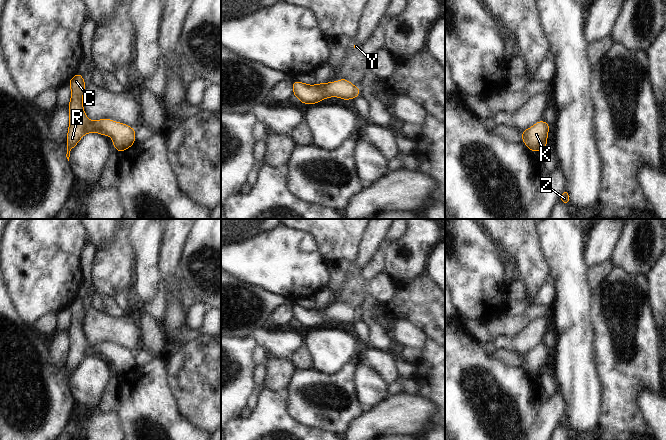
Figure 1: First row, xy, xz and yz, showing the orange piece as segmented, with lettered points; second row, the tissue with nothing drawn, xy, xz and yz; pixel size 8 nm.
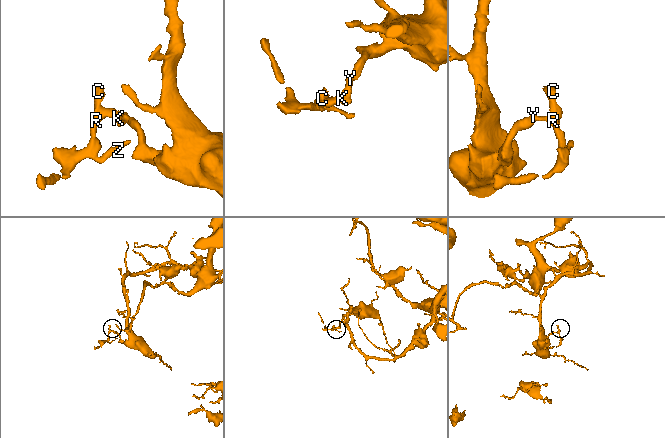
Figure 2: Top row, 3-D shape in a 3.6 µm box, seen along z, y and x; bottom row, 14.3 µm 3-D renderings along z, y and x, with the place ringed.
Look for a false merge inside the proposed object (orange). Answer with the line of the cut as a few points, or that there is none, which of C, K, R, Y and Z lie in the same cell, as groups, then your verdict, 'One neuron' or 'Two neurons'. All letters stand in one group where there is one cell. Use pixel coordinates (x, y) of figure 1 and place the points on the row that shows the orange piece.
No split. Groups: C K R Y Z. One neuron

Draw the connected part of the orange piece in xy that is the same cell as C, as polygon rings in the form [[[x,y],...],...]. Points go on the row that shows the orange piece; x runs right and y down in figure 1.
[[[76,73],[69,81],[72,96],[69,103],[69,131],[67,133],[67,154],[69,161],[70,151],[75,147],[81,137],[89,132],[97,132],[111,136],[113,145],[118,152],[128,149],[135,143],[135,129],[121,122],[114,123],[111,119],[90,121],[87,119],[83,106],[82,97],[86,88],[81,74]]]

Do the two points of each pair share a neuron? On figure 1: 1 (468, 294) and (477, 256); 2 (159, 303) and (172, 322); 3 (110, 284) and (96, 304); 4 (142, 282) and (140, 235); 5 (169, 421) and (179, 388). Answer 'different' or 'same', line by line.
1: same
2: different
3: different
4: same
5: different

